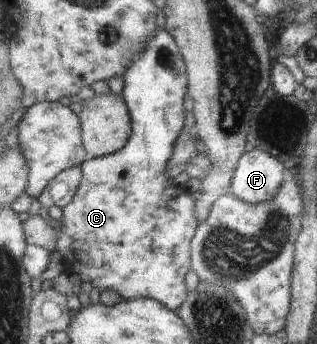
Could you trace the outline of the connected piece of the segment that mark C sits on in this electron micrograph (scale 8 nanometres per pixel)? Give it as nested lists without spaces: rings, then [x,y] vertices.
[[[165,29],[158,30],[156,36],[146,45],[143,56],[130,67],[124,78],[123,98],[127,103],[129,112],[132,114],[132,133],[129,137],[127,146],[115,154],[89,159],[82,164],[82,179],[73,200],[62,209],[62,219],[60,231],[57,228],[56,248],[61,254],[62,262],[71,273],[76,273],[82,281],[89,280],[94,288],[101,292],[115,291],[120,294],[123,300],[133,300],[136,298],[155,299],[176,311],[187,300],[188,291],[185,284],[187,272],[192,270],[192,240],[196,236],[196,228],[199,220],[196,215],[196,202],[183,185],[176,185],[168,173],[168,164],[172,160],[173,153],[176,150],[176,142],[180,138],[185,128],[185,96],[188,95],[188,66],[184,55],[176,38],[169,34]]]

